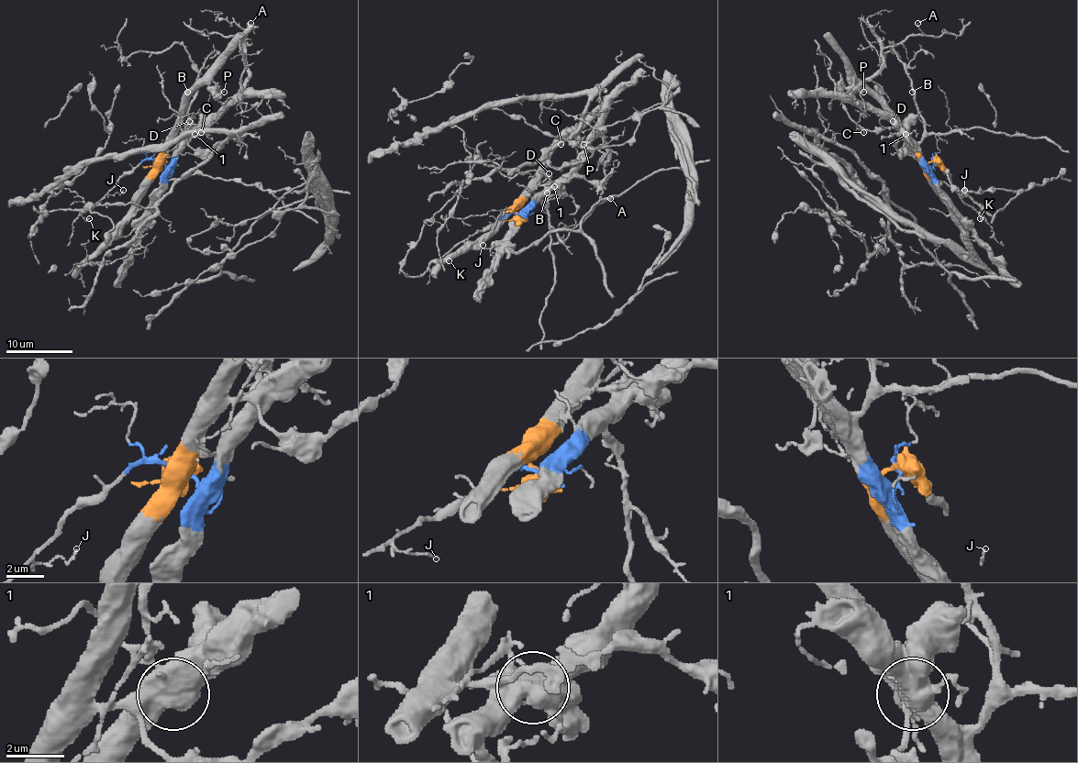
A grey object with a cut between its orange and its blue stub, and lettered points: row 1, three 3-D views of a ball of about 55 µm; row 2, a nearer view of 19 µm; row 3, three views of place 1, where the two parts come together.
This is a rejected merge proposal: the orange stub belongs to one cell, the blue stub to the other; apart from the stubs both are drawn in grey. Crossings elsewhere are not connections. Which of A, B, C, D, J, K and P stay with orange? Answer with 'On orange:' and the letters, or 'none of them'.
On orange: P

